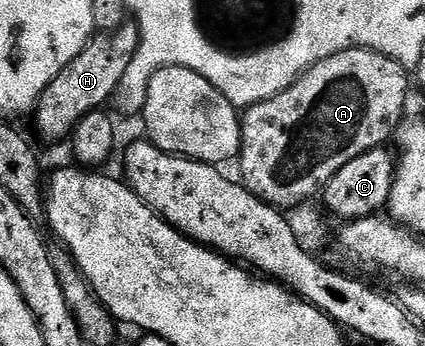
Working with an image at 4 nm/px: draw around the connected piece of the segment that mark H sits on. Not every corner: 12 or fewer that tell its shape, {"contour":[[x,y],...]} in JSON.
{"contour":[[137,24],[99,32],[38,96],[34,125],[69,138],[117,94]]}

